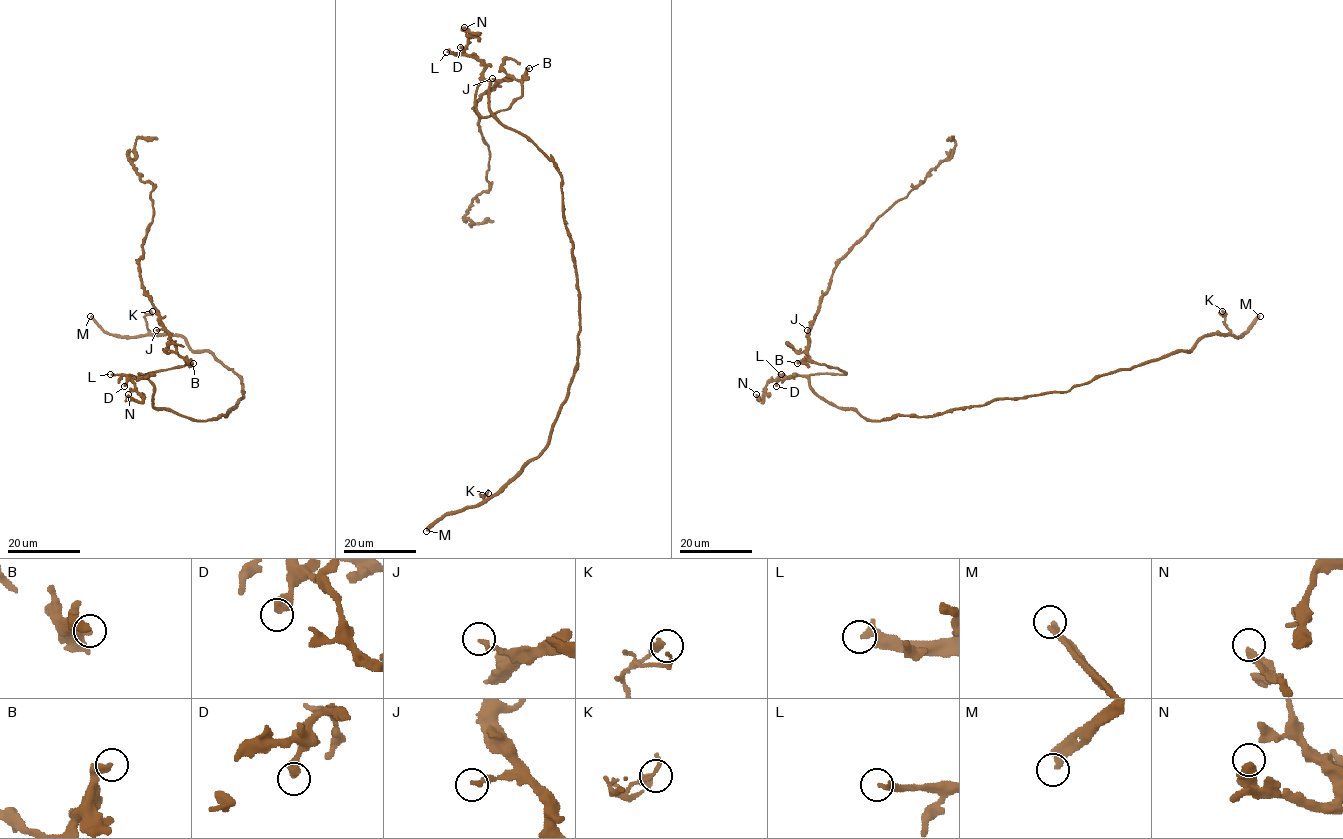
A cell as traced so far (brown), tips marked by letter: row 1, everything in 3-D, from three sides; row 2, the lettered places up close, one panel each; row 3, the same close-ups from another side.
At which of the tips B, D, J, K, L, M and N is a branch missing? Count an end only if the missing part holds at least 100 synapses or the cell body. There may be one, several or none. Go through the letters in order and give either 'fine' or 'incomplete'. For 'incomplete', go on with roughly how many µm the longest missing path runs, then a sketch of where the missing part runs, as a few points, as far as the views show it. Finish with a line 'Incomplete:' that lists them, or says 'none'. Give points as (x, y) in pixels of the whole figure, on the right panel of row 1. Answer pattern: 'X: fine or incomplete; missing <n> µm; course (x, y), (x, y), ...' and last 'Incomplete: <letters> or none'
B: fine
D: fine
J: fine
K: fine
L: incomplete; missing 100 µm; course (781, 374), (775, 394), (817, 419), (833, 439), (818, 422), (831, 416), (832, 397), (845, 392), (843, 383)
M: incomplete; missing 80 µm; course (1260, 316), (1276, 282), (1280, 249), (1270, 233), (1234, 201), (1209, 171), (1195, 138), (1197, 110)
N: fine
Incomplete: L, M

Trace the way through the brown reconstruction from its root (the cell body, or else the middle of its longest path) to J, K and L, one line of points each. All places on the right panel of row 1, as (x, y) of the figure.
J: (861, 414), (828, 403), (811, 387), (810, 375), (845, 373), (810, 359), (807, 330)
K: (861, 414), (875, 421), (935, 416), (1068, 391), (1188, 351), (1203, 336), (1227, 334), (1222, 311)
L: (861, 414), (823, 401), (804, 376), (781, 374)

